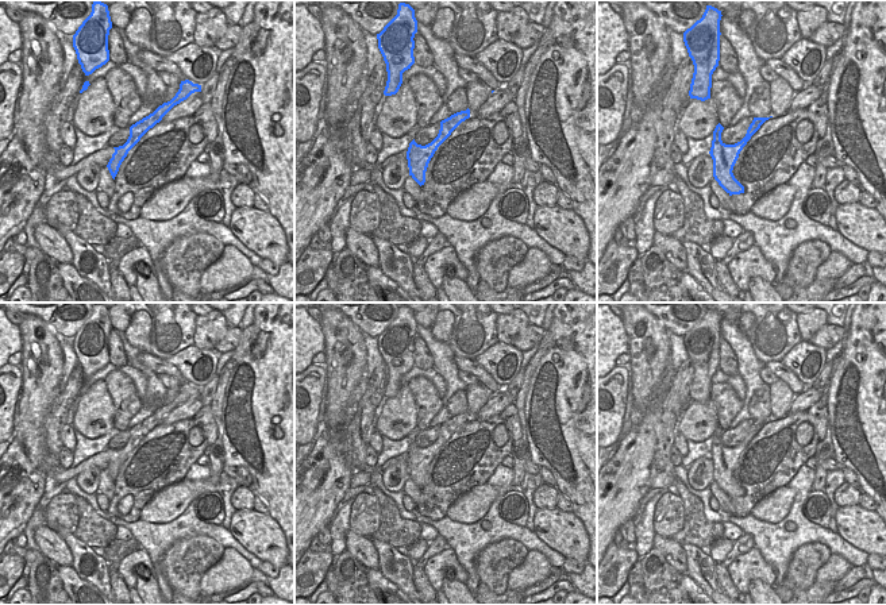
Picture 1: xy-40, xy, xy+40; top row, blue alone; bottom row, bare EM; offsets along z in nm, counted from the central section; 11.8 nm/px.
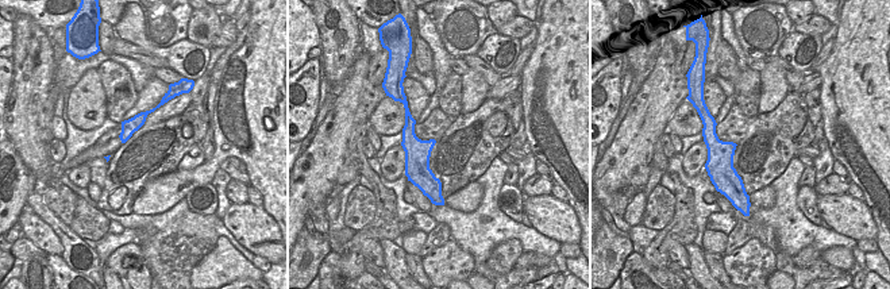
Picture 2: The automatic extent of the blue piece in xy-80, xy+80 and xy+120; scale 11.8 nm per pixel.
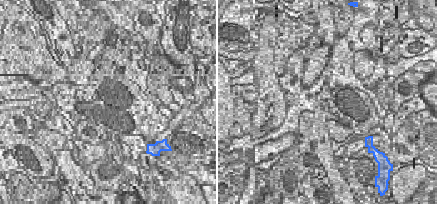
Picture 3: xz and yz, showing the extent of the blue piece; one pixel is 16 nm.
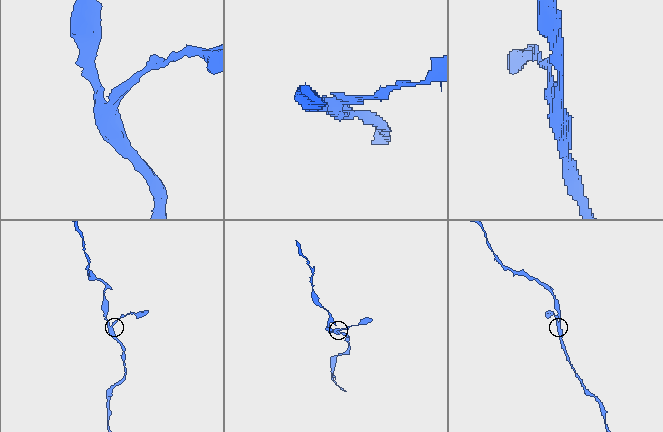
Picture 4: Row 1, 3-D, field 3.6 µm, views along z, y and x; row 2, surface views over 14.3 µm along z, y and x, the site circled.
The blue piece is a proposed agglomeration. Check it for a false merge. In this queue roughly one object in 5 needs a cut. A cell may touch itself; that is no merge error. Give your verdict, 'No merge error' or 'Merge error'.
No merge error

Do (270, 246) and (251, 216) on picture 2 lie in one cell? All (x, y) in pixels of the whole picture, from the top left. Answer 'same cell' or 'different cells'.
same cell

